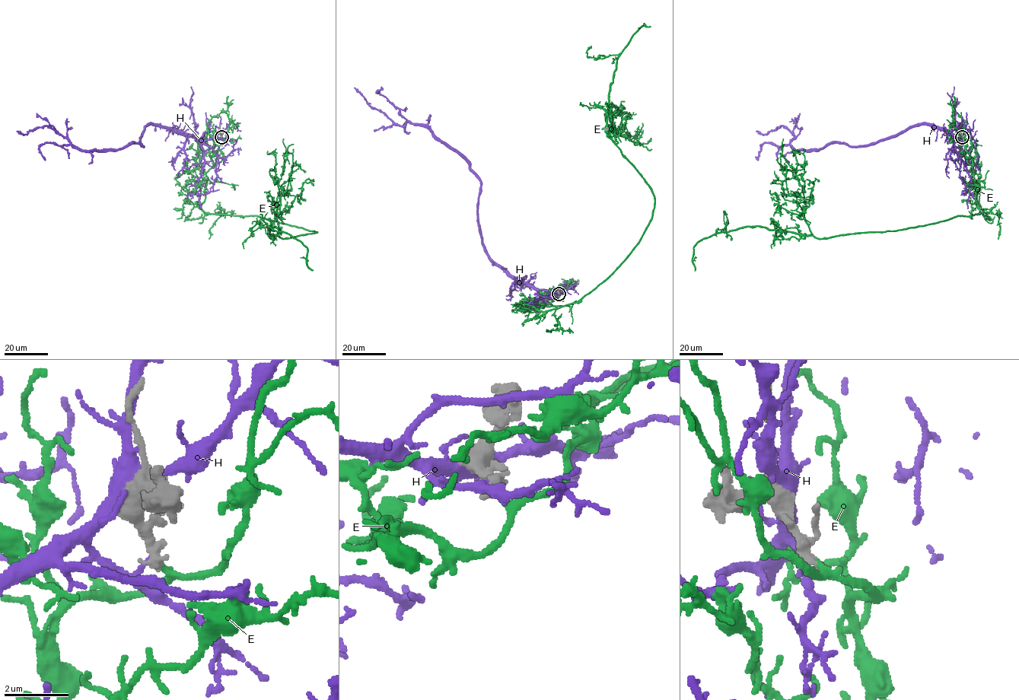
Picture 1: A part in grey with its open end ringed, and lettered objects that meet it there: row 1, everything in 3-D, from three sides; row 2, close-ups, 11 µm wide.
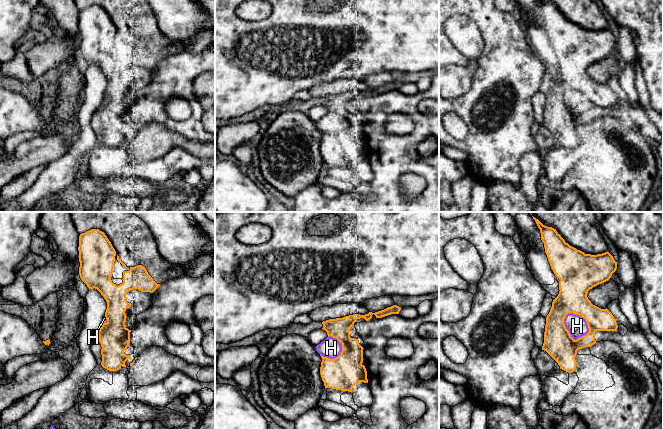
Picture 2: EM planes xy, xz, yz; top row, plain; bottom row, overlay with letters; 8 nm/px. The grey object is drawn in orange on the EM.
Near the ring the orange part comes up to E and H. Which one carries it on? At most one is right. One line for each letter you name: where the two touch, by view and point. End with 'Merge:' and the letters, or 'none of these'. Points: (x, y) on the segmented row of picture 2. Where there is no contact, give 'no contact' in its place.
E: no contact
Merge: E

